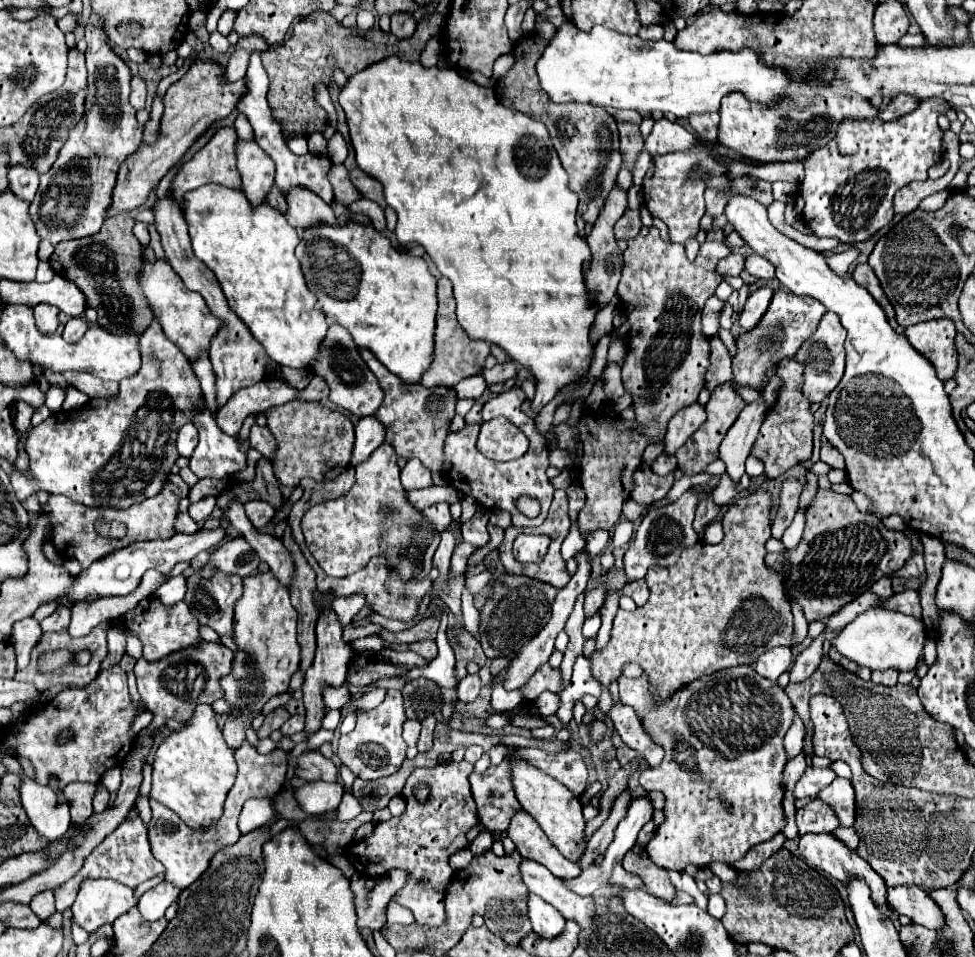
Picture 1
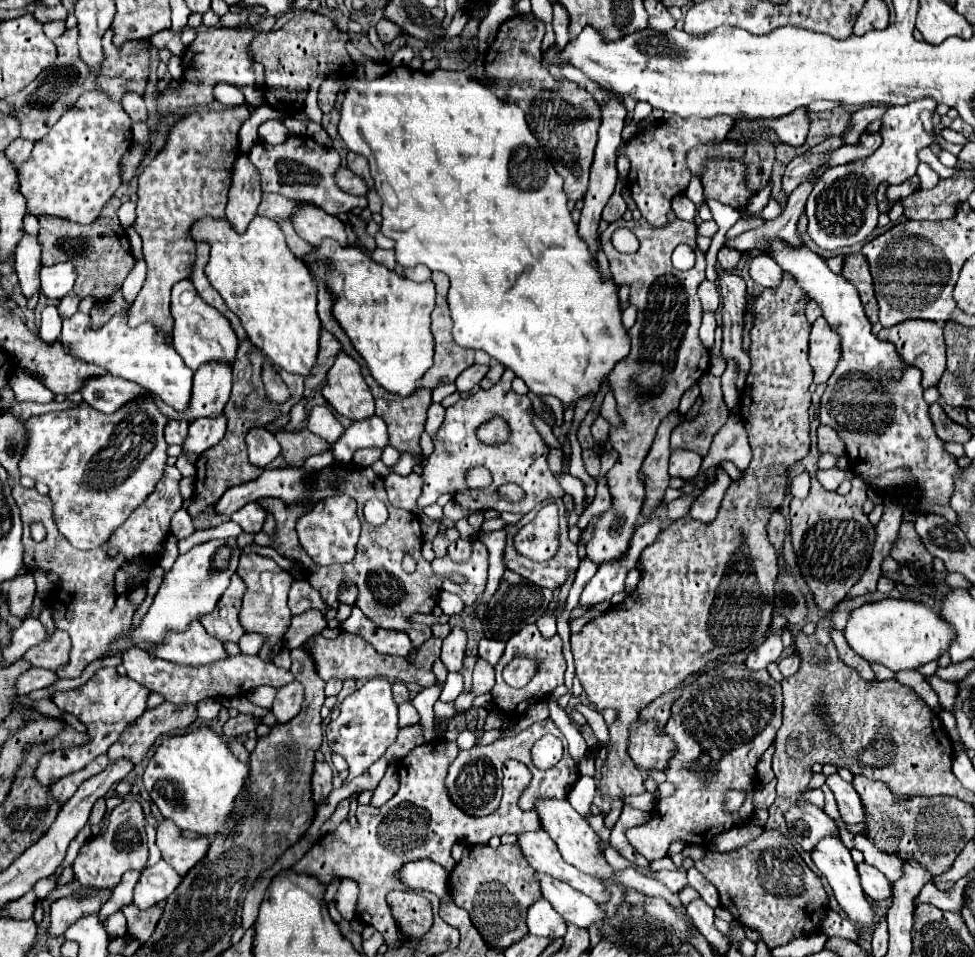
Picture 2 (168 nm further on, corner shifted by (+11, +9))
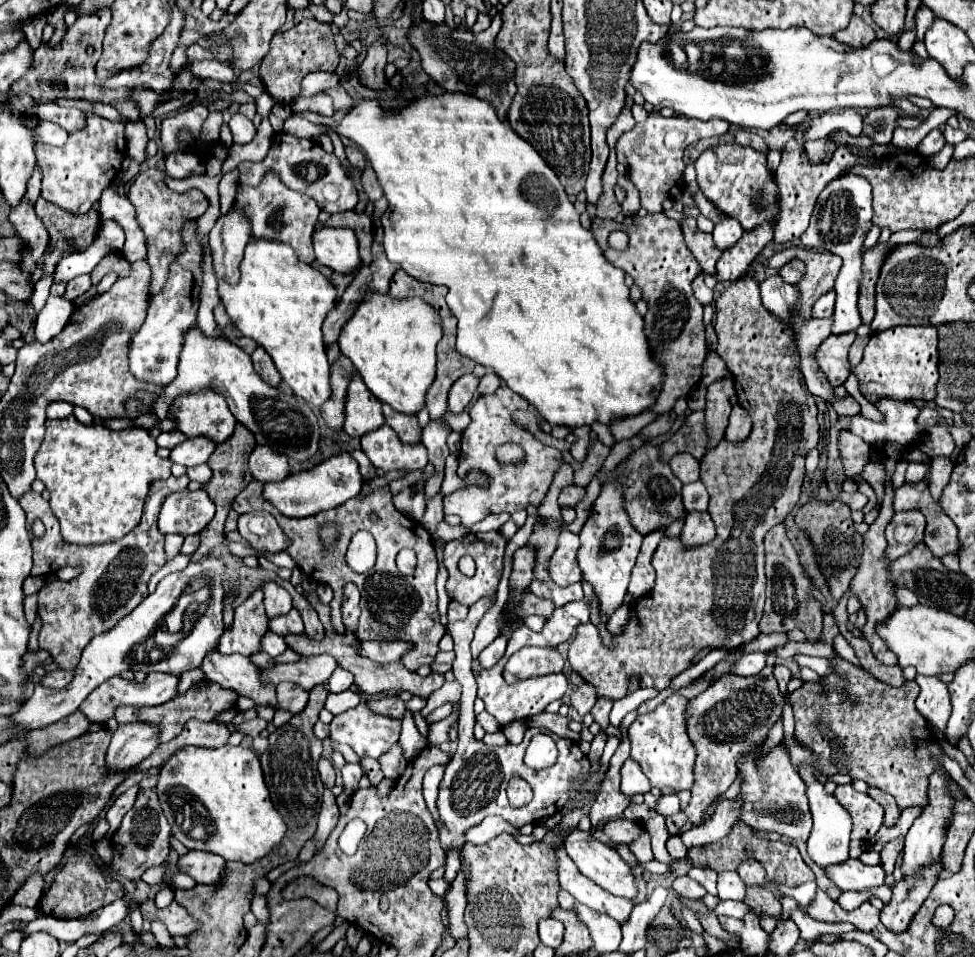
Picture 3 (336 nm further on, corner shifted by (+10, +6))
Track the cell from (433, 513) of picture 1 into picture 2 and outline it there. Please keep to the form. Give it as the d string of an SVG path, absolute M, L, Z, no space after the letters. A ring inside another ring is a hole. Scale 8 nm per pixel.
M506 368L504 376L490 390L478 390L470 394L468 398L458 400L454 406L446 408L446 418L432 438L434 452L430 454L424 466L424 474L422 474L424 490L422 490L422 496L418 498L418 510L416 510L418 516L424 512L426 506L434 504L442 494L450 494L466 512L476 512L476 510L486 512L494 508L498 512L514 512L514 514L528 514L542 500L550 496L552 498L564 496L562 488L558 486L554 474L548 468L548 460L546 460L548 448L544 440L540 438L540 434L536 432L536 428L532 426L532 420L528 414L532 402L528 396L520 396L512 390L512 380L514 380L514 372ZM496 414L510 424L510 430L512 430L510 440L502 446L484 446L476 438L476 428ZM476 466L484 466L492 472L492 492L490 488L470 490L466 486L466 474L468 470ZM506 482L516 482L526 492L526 498L520 504L510 504L498 498L496 490Z

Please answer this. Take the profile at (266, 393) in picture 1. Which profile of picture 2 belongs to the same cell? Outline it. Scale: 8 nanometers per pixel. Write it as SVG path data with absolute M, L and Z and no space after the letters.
M220 414L218 418L198 418L190 422L188 438L182 446L184 452L192 452L200 456L210 446L218 444L226 432L226 416Z

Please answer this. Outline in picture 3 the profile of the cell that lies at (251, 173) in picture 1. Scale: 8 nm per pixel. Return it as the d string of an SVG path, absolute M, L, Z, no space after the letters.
M229 213L227 217L217 219L209 233L209 247L217 281L227 281L231 285L239 281L239 263L249 239L251 225L243 213Z

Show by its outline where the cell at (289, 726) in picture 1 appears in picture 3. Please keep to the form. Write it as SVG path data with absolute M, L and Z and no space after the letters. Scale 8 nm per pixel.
M279 683L277 685L277 701L279 701L281 709L299 713L305 709L305 705L309 701L309 691L303 691L303 687L299 687L299 685Z

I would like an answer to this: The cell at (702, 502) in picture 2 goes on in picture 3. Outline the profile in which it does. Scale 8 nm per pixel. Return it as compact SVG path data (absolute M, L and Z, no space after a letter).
M687 513L683 531L679 535L681 545L685 549L693 549L699 545L705 545L715 537L715 525L709 513Z

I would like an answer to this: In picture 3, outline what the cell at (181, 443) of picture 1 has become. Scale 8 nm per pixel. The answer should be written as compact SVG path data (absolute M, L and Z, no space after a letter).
M163 431L159 437L157 437L157 445L159 447L167 447L167 449L173 449L175 445L183 443L187 437L183 437L183 433L179 431Z

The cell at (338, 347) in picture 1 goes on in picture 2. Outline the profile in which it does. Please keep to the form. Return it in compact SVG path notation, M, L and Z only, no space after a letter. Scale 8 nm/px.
M346 352L336 354L334 366L328 370L322 396L338 414L350 420L362 420L374 414L374 398L364 382L360 364Z

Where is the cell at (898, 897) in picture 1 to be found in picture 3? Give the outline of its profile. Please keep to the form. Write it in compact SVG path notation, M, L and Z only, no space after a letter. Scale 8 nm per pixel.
M847 859L843 865L829 865L825 875L841 889L841 891L861 891L867 887L883 885L885 873L881 865L863 865L859 859Z

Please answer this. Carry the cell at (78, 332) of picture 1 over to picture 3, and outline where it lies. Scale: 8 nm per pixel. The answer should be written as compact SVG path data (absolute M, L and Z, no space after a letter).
M79 275L79 277L75 277L75 279L67 285L65 299L67 299L67 301L75 301L75 299L81 297L83 293L87 293L89 287L91 287L91 277L89 277L89 275Z

